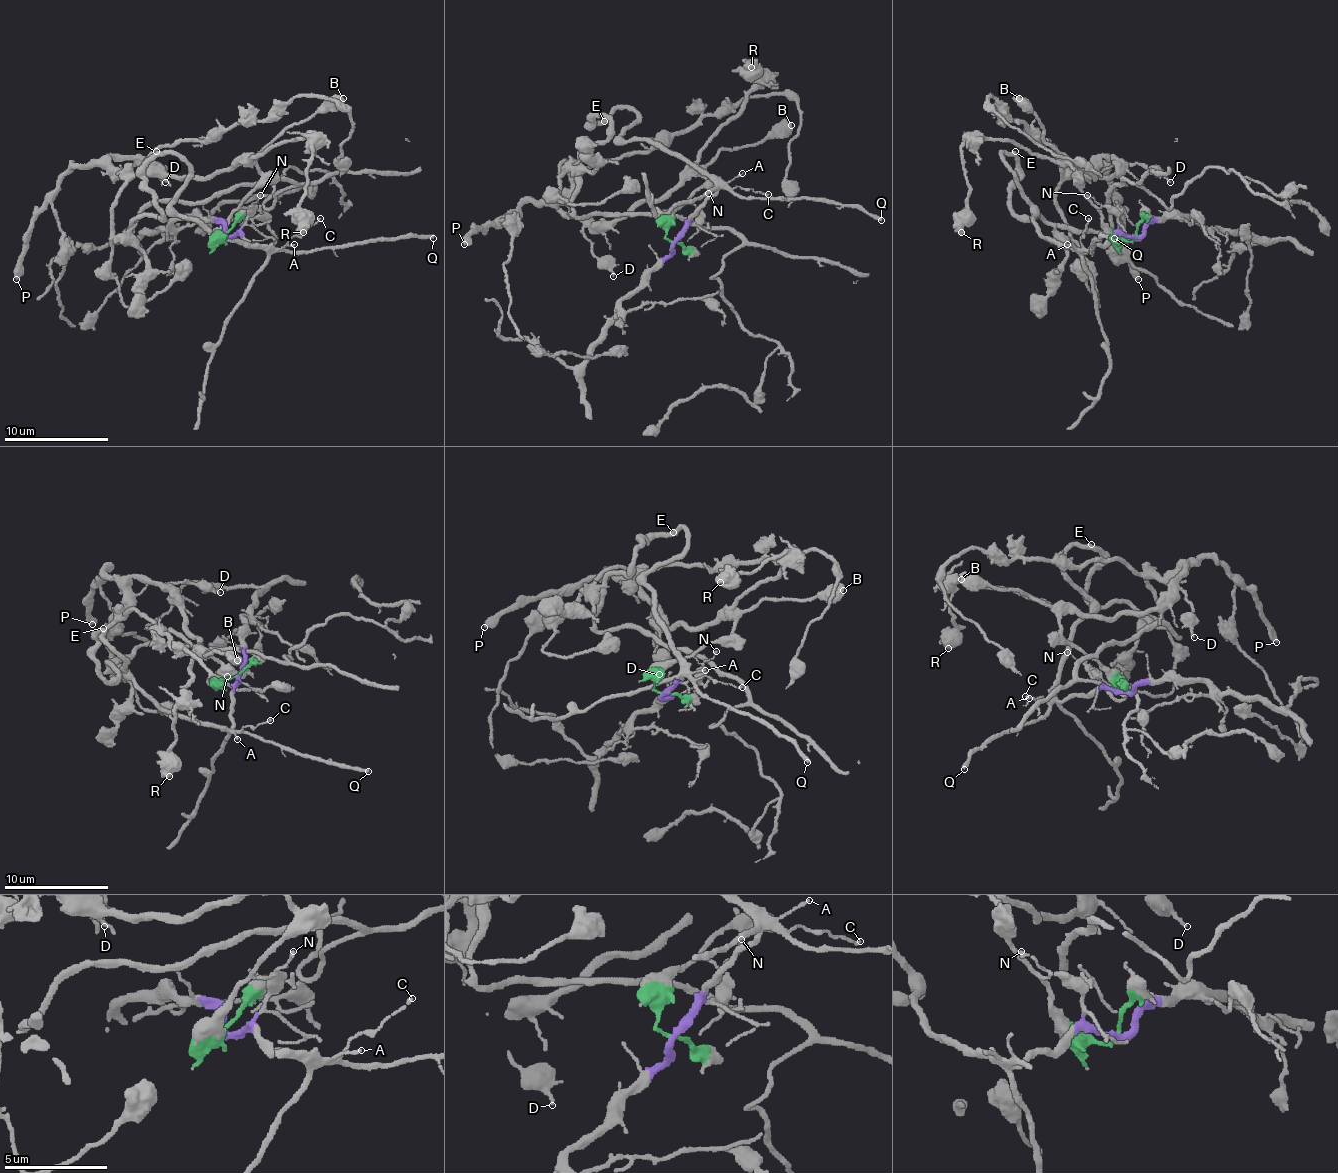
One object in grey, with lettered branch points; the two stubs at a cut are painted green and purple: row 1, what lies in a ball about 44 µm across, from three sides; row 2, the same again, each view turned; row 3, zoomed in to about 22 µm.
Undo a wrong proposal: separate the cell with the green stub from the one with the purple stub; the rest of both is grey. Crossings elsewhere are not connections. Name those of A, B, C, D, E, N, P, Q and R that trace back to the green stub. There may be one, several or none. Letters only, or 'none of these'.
B, D, P, R

